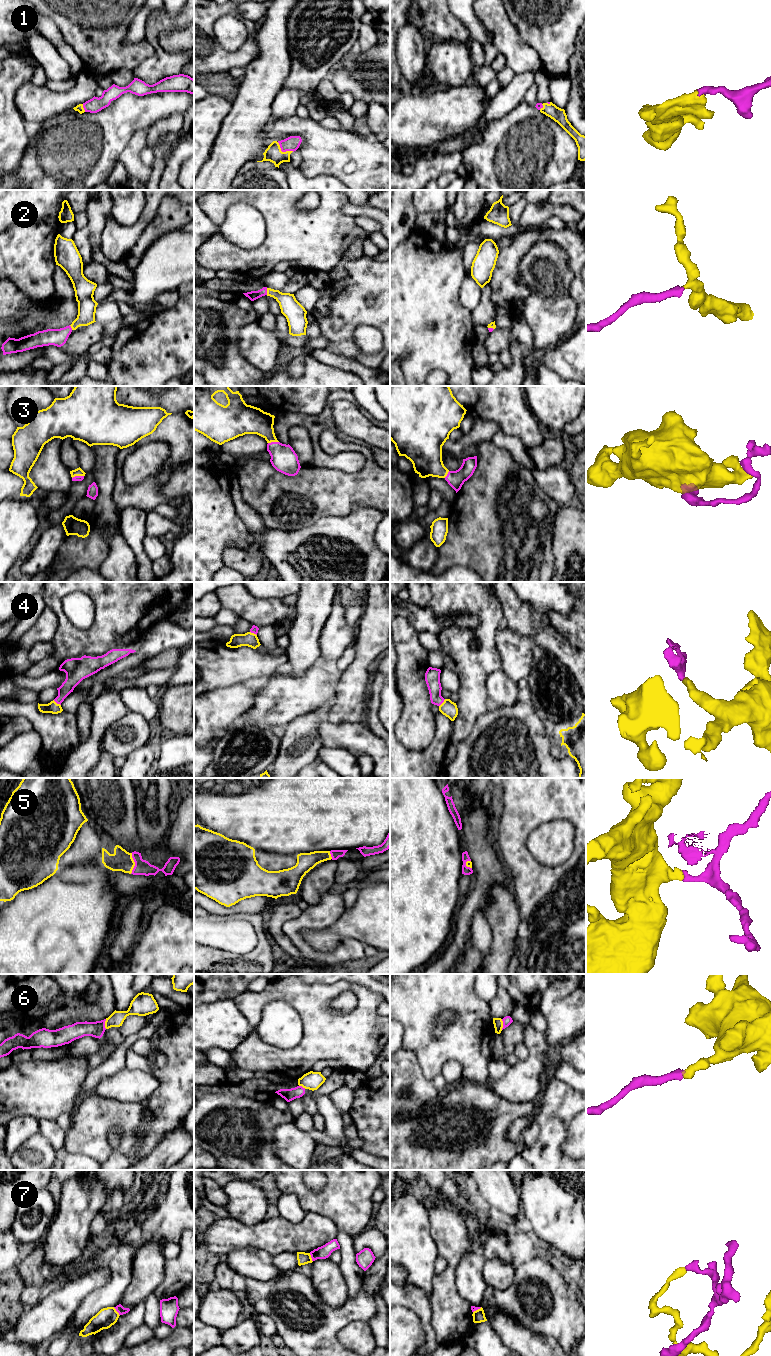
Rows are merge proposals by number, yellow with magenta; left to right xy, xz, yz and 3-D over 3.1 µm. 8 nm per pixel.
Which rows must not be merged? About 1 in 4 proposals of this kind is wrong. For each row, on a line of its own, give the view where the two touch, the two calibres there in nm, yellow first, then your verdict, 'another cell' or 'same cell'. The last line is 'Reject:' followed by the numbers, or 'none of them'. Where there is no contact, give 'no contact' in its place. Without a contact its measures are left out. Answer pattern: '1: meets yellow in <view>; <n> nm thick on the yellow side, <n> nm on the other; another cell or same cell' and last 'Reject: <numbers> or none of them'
1: meets yellow in xz; 140 nm thick on the yellow side, 120 nm on the other; same cell
2: meets yellow in xz; 160 nm thick on the yellow side, 80 nm on the other; same cell
3: meets yellow in xz; 220 nm thick on the yellow side, 200 nm on the other; same cell
4: meets yellow in xy; 90 nm thick on the yellow side, 130 nm on the other; same cell
5: meets yellow in xy; 170 nm thick on the yellow side, 130 nm on the other; same cell
6: meets yellow in yz; 80 nm thick on the yellow side, 70 nm on the other; another cell
7: meets yellow in xy; 160 nm thick on the yellow side, 70 nm on the other; another cell
Reject: 6, 7

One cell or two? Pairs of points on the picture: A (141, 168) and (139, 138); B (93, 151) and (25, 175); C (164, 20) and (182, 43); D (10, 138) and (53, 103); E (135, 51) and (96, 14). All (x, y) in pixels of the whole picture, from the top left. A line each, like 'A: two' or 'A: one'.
A: one
B: one
C: two
D: two
E: one

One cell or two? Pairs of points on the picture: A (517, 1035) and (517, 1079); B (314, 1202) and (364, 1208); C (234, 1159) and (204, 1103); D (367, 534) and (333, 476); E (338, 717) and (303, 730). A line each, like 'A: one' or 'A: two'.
A: two
B: one
C: one
D: two
E: two

